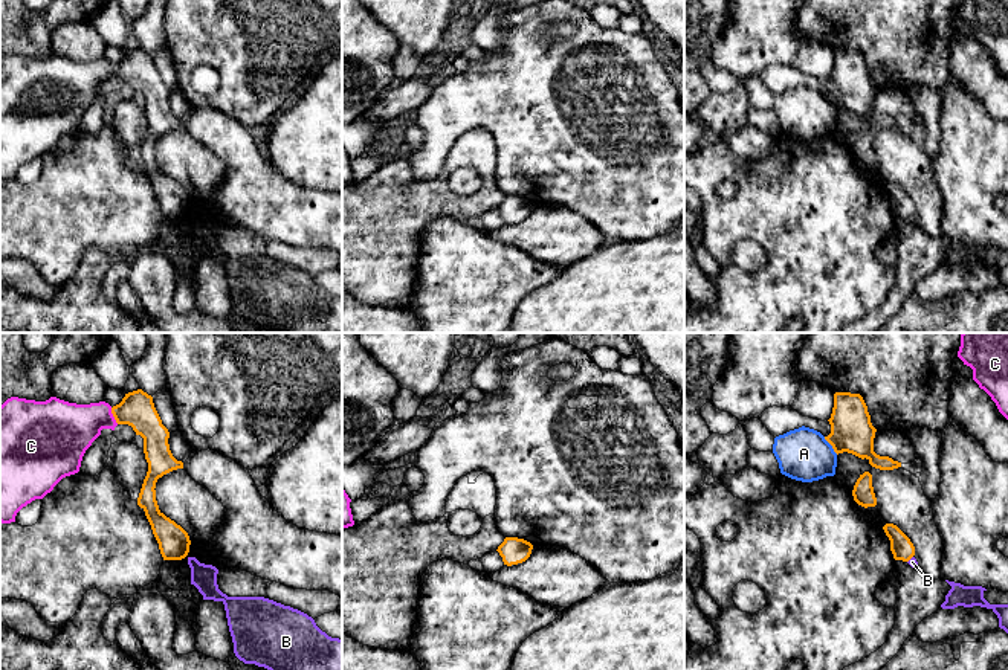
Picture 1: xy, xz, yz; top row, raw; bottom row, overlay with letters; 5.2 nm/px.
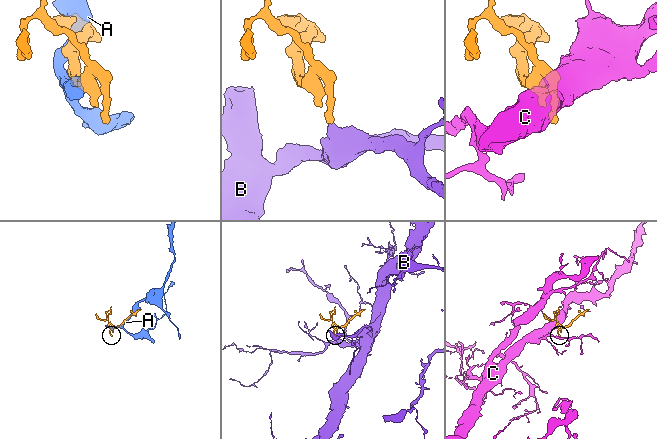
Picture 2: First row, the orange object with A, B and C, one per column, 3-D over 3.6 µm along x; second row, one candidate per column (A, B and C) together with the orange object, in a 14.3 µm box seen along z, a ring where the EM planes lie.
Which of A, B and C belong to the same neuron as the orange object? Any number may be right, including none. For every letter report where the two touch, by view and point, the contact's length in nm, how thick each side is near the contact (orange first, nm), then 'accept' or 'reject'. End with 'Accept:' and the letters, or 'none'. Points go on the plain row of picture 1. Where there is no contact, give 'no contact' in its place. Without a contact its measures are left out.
A: meets orange in yz at (831, 103); contact 120 nm long; 220 nm thick on the orange side, 280 nm on the other; reject
B: meets orange in yz at (911, 215); contact 50 nm long; 120 nm thick on the orange side, 50 nm on the other; reject
C: meets orange in xy at (113, 74); contact 100 nm long; 190 nm thick on the orange side, 280 nm on the other; accept
Accept: C

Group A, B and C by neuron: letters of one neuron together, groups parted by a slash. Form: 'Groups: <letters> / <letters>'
Groups: A / B / C

